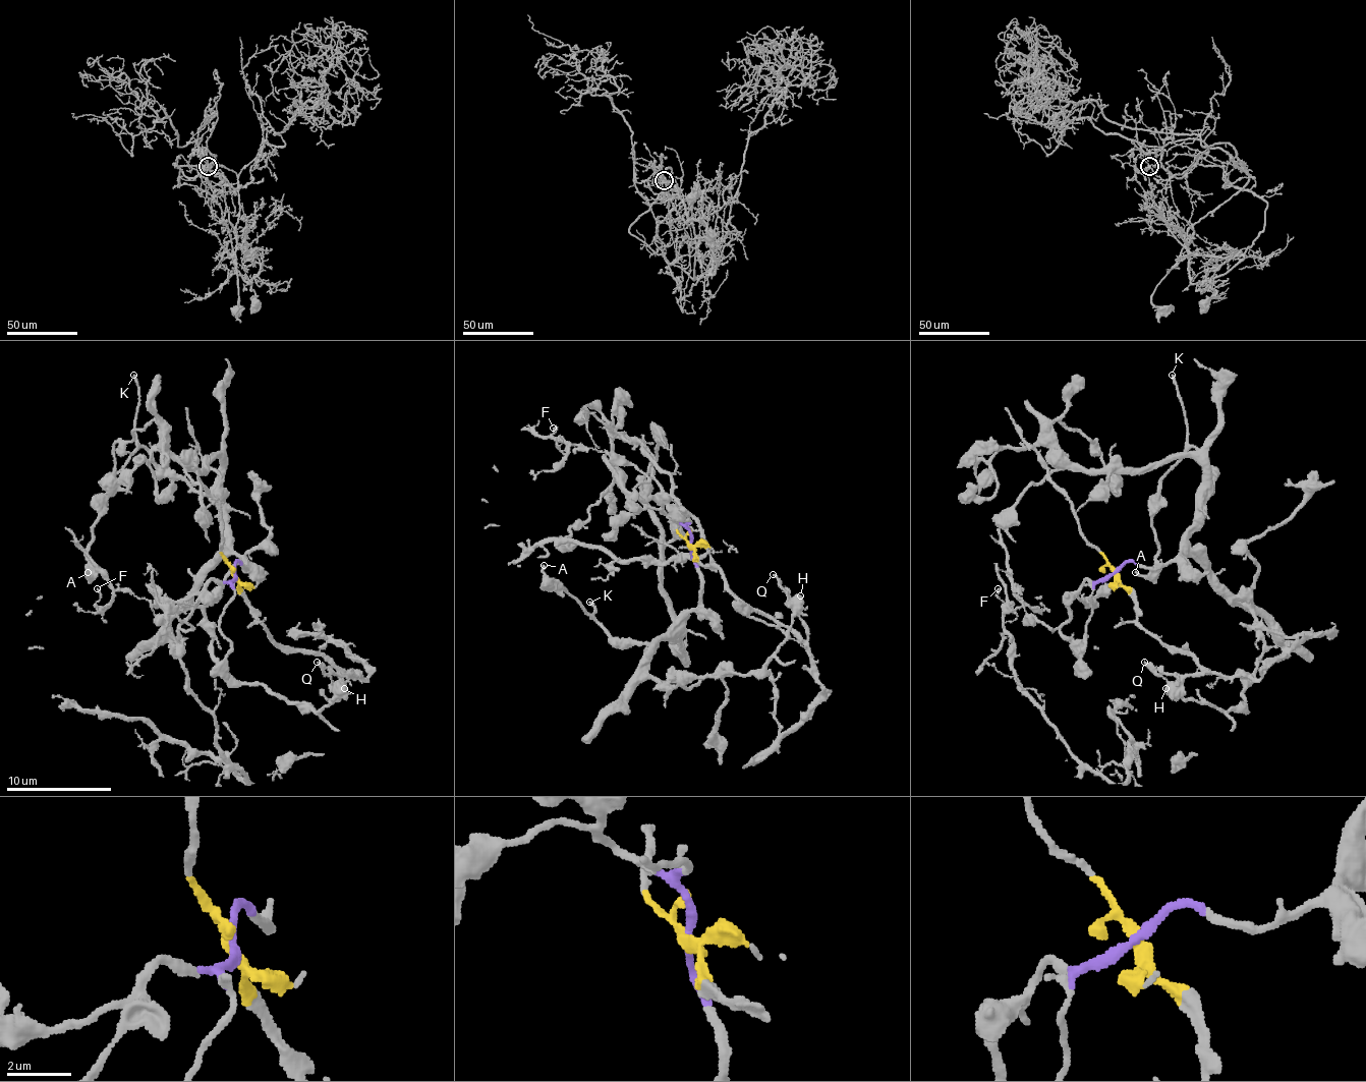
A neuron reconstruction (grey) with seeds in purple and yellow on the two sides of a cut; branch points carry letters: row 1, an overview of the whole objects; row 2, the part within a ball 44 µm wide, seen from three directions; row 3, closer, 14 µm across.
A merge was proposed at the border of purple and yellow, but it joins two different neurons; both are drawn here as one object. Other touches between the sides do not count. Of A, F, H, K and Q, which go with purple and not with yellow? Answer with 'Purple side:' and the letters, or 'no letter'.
Purple side: A, F, H, K

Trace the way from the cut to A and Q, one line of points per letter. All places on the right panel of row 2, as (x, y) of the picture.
A: (1115, 571), (1183, 548), (1212, 493), (1193, 448), (1159, 482), (1156, 569), (1136, 571)
Q: (1115, 571), (1136, 606), (1136, 619), (1161, 642), (1175, 650), (1186, 650), (1209, 672), (1173, 674), (1143, 661)

